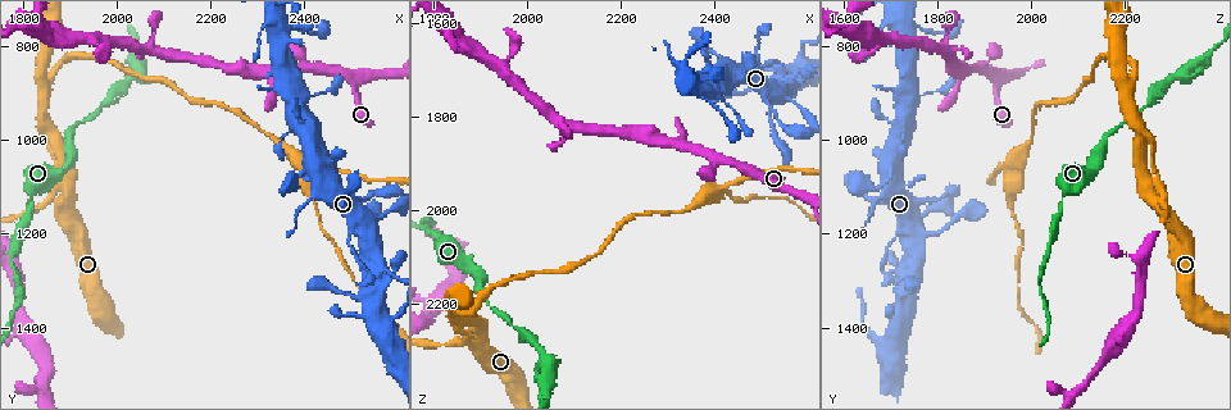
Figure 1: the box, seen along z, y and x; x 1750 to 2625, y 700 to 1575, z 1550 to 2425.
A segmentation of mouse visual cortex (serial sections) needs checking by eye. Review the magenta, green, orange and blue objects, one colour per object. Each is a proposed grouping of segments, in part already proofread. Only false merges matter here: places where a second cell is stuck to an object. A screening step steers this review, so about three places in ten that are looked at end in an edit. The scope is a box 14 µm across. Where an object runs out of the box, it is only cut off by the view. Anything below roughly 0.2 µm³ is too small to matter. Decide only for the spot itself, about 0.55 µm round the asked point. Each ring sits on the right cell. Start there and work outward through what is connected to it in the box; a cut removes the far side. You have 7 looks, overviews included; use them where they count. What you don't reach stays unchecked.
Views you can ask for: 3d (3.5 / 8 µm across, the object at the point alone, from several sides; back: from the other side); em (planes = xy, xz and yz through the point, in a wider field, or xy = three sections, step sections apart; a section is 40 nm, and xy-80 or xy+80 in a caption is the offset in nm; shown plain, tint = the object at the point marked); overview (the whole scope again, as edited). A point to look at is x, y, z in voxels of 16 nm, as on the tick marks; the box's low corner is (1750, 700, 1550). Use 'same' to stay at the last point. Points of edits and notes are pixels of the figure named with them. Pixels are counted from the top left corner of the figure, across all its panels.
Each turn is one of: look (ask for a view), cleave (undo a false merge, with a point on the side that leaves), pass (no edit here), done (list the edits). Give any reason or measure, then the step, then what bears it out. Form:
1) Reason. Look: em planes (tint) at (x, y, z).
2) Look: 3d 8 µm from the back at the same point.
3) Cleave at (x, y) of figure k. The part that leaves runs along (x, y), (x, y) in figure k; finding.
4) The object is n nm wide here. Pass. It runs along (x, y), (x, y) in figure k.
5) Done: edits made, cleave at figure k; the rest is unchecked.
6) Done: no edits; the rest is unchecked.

Calibre changes. Look: 3d 3.5 µm at (1980, 900, 2255).

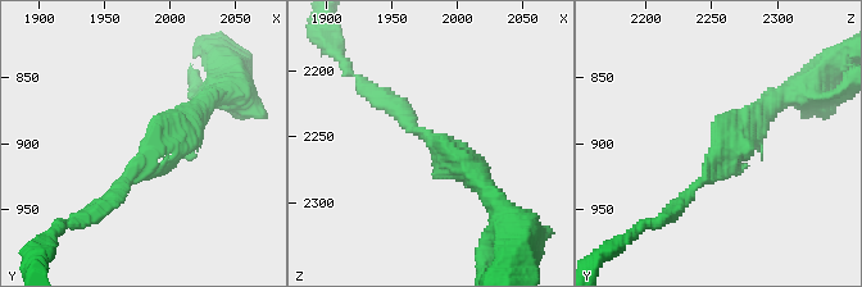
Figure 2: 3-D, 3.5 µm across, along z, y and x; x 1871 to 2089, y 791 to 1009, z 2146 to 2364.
Need the tissue. Look: em xy step 1 (tint) at (1984, 906, 2254).

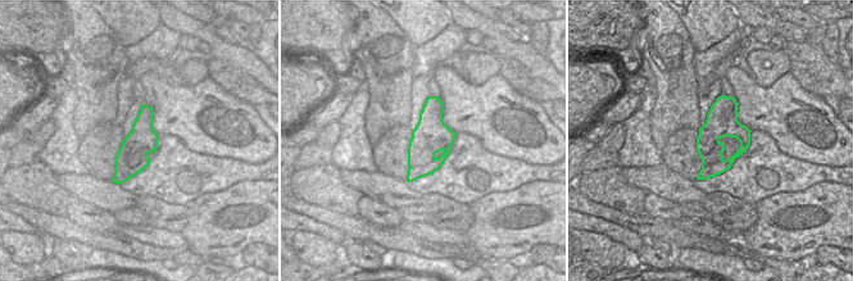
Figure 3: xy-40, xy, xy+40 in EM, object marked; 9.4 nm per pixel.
Pass. It runs along (95, 209), (158, 135), (202, 106) in figure 2; all the same cell.

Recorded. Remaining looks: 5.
Calibre changes. Look: 3d 8 µm at (2040, 820, 2365).

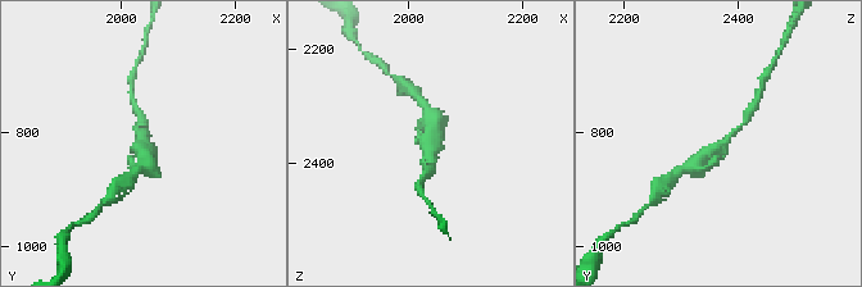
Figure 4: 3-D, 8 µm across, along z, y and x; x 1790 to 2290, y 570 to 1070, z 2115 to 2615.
The arms are 150, 450 nm wide. Look: em xy step 2 (tint) at (2040, 820, 2370).

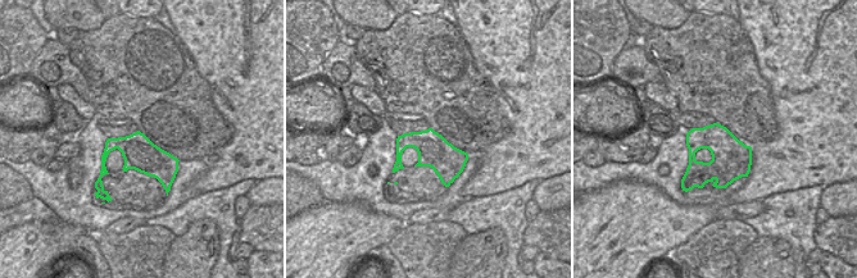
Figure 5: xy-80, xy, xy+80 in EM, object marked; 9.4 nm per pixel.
The object is 300 nm wide here. Pass. It runs along (694, 167), (747, 118) in figure 4; all the same cell.

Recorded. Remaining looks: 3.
Touches itself. Look: 3d 8 µm at (2510, 1260, 1685).

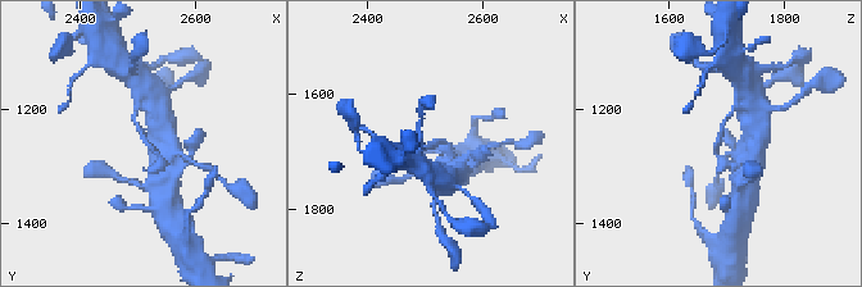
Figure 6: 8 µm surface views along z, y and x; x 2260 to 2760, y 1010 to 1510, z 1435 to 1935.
Need the tissue. Look: em planes (tint) at (2515, 1255, 1680).

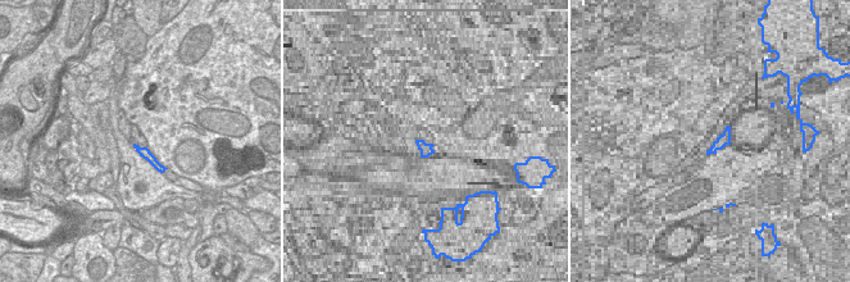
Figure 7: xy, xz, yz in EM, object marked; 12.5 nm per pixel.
Pass. It runs along (163, 165), (159, 153), (144, 141) in figure 6; all the same cell.

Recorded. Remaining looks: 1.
Done: no edits; the rest is unchecked.

